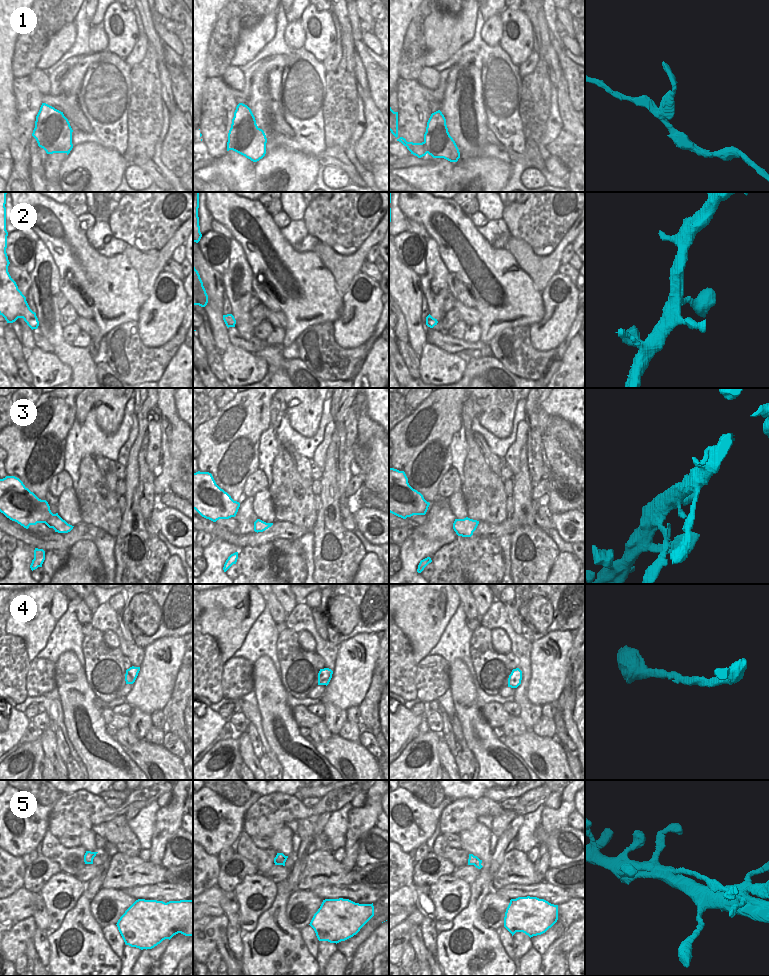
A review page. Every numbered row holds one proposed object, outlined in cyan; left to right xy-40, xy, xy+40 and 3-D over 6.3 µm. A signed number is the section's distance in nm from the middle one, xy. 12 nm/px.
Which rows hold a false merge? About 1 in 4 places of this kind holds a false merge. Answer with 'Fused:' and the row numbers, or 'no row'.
Fused: 1, 5

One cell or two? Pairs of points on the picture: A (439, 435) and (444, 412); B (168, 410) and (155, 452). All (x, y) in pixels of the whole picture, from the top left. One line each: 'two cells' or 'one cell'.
A: one cell
B: two cells

